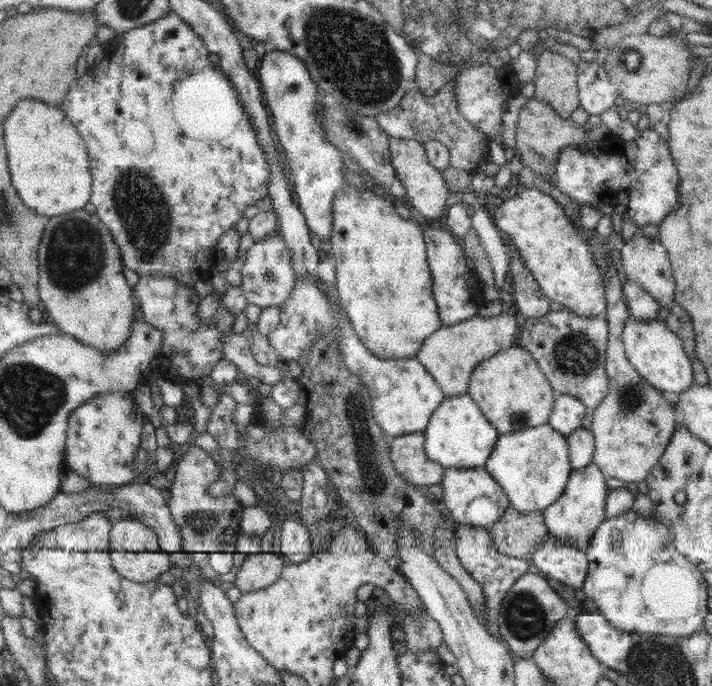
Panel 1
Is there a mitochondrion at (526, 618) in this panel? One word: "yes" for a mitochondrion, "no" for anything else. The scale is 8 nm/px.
yes

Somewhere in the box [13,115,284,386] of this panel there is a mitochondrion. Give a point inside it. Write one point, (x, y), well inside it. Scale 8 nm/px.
(140, 205)

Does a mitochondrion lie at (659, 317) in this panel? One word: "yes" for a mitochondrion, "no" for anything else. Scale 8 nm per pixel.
no

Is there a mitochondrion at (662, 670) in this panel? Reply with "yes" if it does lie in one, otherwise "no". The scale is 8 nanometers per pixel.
yes

